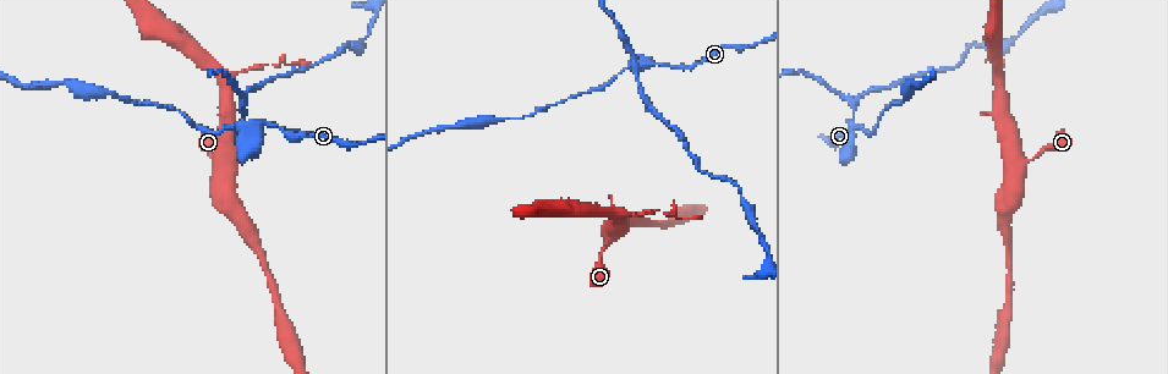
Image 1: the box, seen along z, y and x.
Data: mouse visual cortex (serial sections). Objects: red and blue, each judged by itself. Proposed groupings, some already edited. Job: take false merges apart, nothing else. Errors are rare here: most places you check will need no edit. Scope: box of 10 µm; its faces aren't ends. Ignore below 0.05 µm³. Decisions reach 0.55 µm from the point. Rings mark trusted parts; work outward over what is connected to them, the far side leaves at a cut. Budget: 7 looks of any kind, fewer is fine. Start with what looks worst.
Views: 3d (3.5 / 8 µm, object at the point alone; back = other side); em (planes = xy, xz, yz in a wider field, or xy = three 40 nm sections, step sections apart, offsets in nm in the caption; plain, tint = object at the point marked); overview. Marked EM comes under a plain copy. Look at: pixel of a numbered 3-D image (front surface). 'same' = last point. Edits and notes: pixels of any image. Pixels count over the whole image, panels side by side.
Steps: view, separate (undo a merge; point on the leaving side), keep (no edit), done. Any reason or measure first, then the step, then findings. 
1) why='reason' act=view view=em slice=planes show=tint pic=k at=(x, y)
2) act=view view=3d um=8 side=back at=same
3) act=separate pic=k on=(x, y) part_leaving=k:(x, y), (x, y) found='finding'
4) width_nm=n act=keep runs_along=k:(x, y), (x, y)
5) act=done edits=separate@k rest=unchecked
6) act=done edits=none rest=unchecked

act=view view=3d um=3.5 side=back pic=1 at=(243, 119)

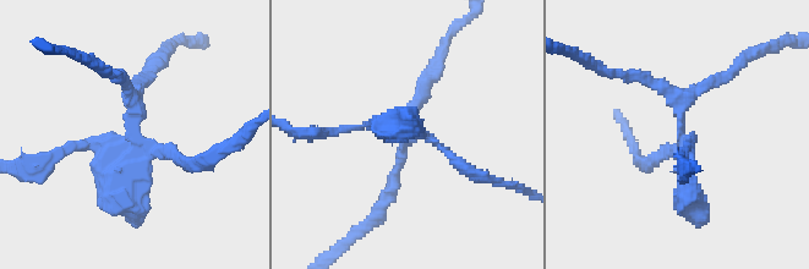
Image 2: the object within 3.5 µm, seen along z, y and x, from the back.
act=view view=em slice=xy step=5 show=tint pic=2 at=(134, 139)

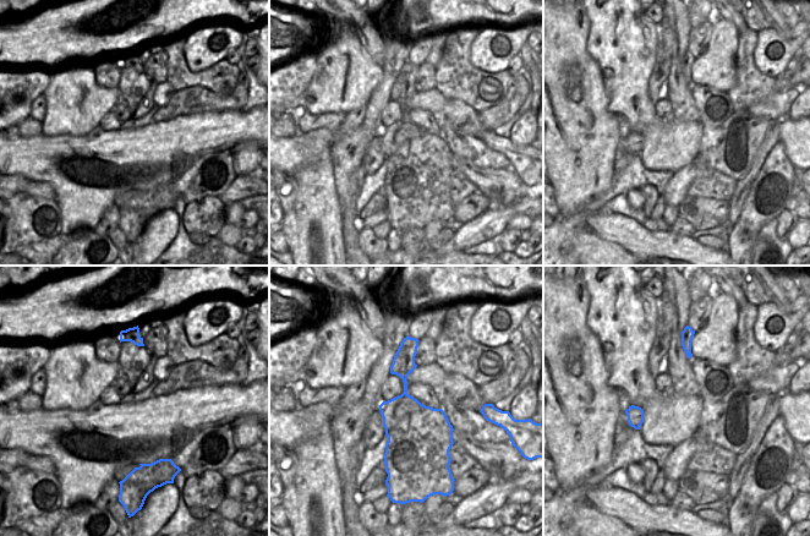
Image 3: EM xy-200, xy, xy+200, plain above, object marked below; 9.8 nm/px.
act=separate pic=2 on=(665, 84) part_leaving=2:(679, 124), (667, 89), (599, 67) found='a second cell is stuck on'

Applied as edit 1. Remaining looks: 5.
act=view view=overview

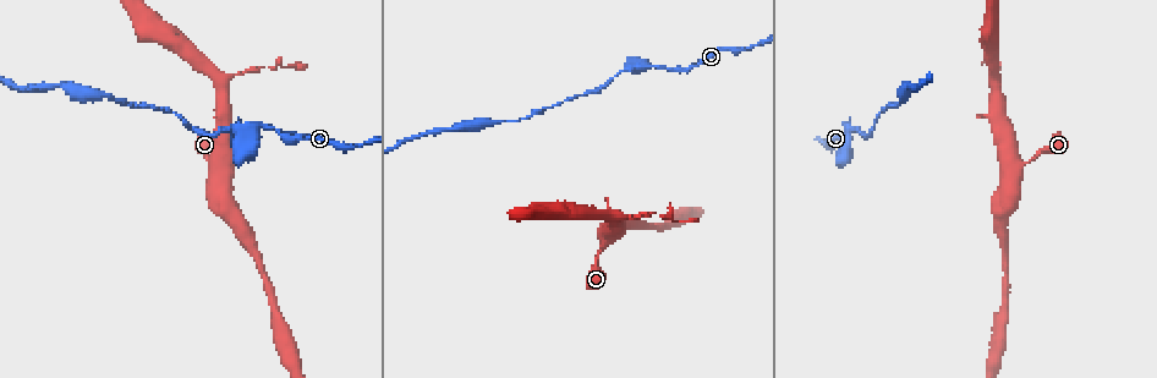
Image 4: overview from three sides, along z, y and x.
why='narrows sharply' act=view view=3d um=8 pic=4 at=(116, 100)

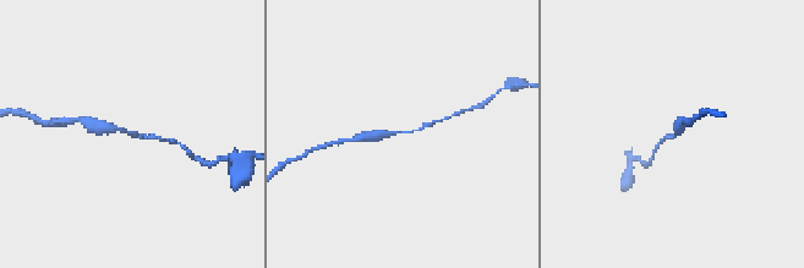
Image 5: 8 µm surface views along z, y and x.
arm_widths_nm=150,300 why='shape alone is not enough' act=view view=em slice=planes show=tint at=same

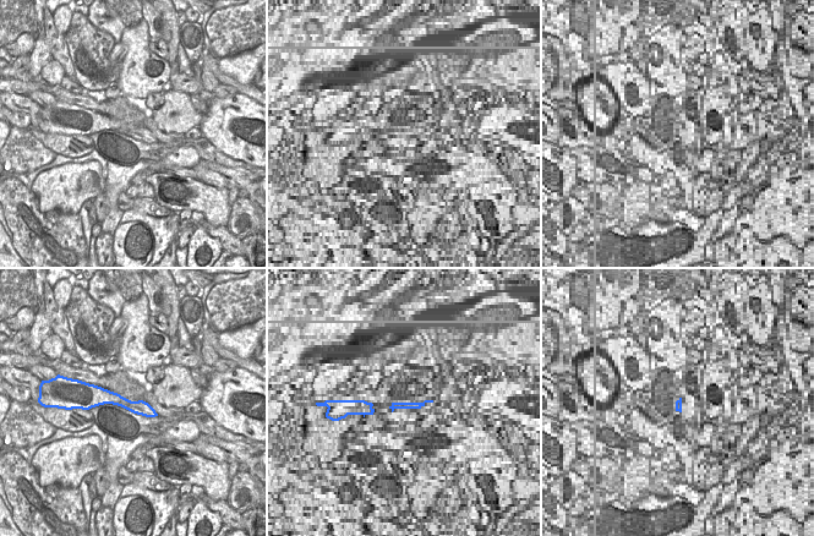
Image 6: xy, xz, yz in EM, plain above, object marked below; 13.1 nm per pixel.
width_nm=190 act=keep runs_along=5:(157, 138), (92, 125) found='one cell here'

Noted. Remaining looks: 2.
why='sharp bend' act=view view=3d um=8 pic=4 at=(1022, 169)

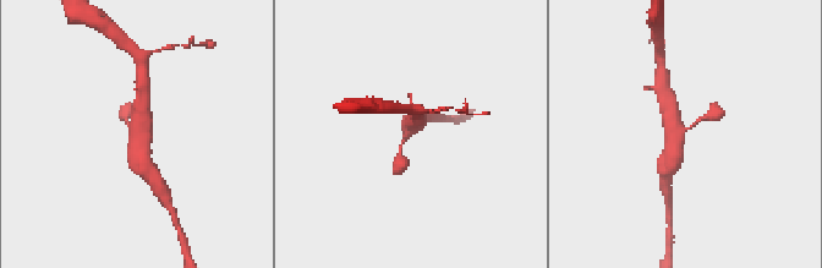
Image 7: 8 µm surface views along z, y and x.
arms=3 arm_widths_nm=150,500,600 act=view view=em slice=xy step=2 show=tint at=same

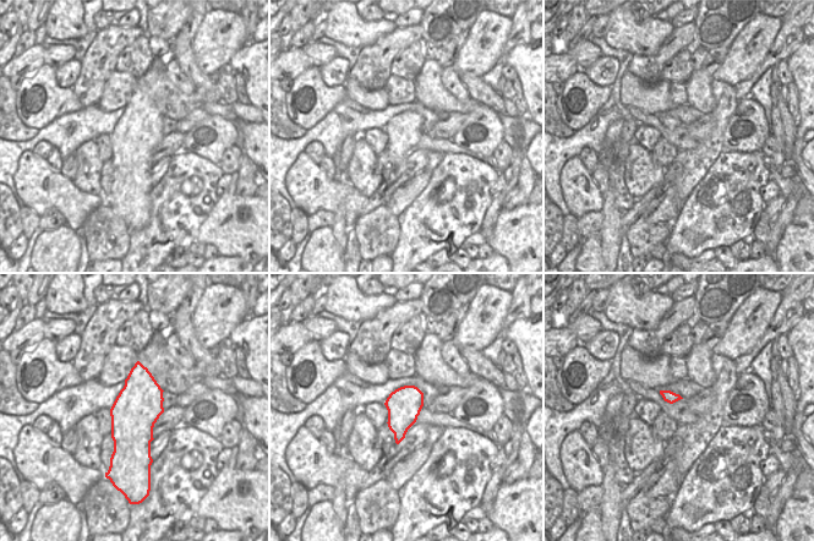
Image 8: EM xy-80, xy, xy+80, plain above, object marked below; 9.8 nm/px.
act=keep runs_along=7:(400, 159), (400, 146), (415, 115) found='continuous, no second cell'

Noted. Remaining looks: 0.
act=done edits=separate@2 rest=unchecked

